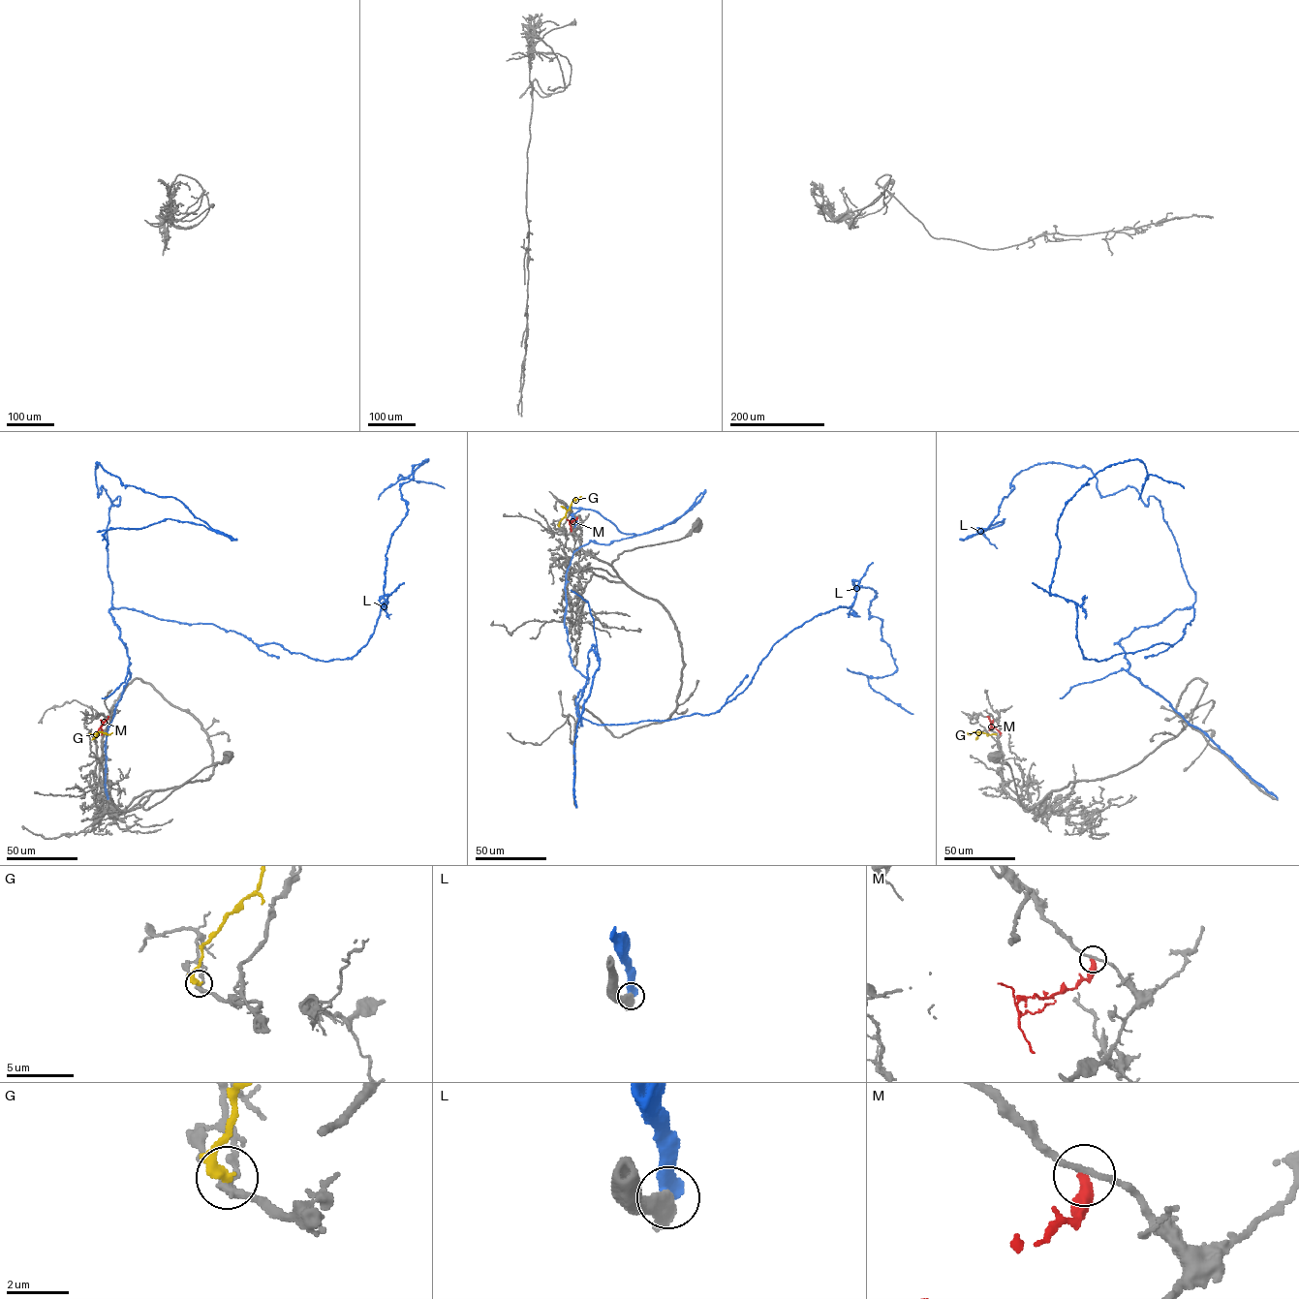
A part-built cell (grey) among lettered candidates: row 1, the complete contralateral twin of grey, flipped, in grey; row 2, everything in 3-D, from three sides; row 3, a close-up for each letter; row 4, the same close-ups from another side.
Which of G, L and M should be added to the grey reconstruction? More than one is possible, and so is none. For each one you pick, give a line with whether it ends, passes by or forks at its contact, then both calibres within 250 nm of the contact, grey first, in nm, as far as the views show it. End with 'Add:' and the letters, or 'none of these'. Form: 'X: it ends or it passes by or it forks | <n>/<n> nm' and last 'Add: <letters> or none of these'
G: it ends | 320/400 nm
Add: G

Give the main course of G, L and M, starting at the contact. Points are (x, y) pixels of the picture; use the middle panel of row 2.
G: (559, 526), (572, 502), (581, 496)
L: (576, 807), (593, 645), (582, 718), (709, 715), (858, 580), (897, 669), (869, 685), (912, 714)
M: (577, 517), (569, 522), (571, 530)

